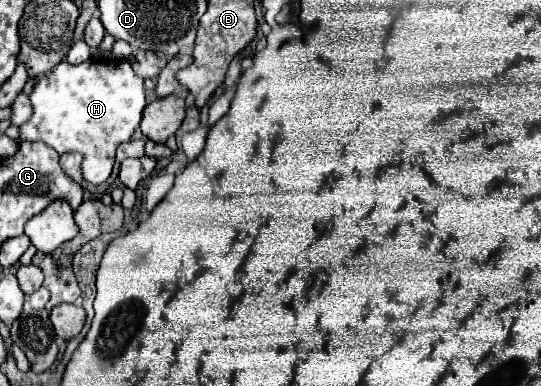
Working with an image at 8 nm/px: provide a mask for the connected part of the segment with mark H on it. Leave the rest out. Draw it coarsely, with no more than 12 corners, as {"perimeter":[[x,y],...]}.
{"perimeter":[[128,60],[60,62],[20,138],[102,184],[146,106]]}

